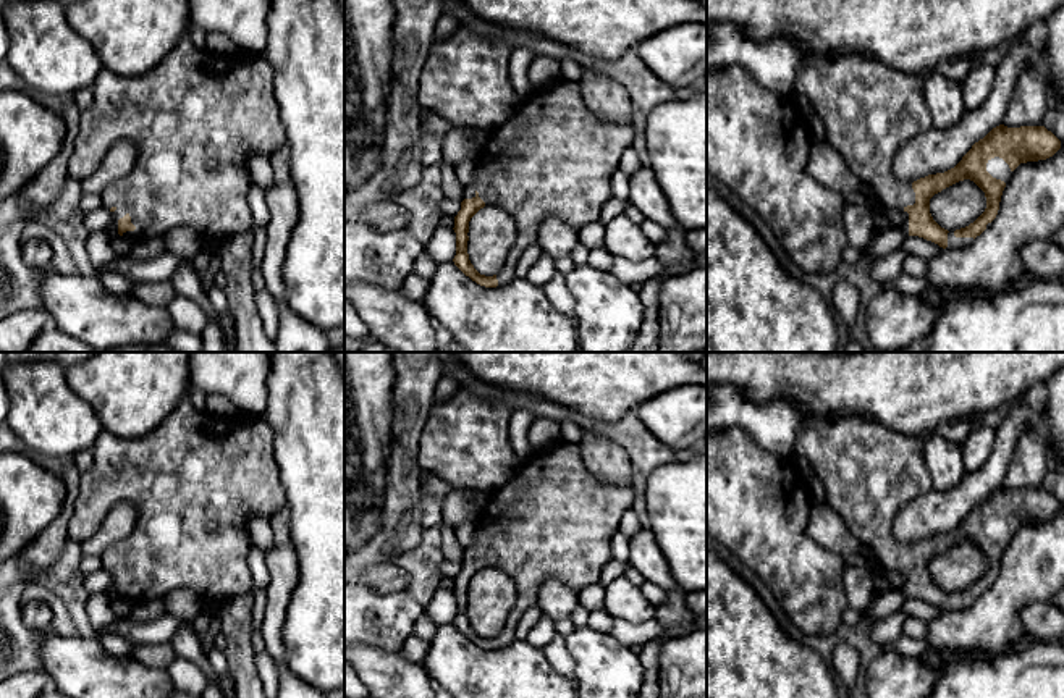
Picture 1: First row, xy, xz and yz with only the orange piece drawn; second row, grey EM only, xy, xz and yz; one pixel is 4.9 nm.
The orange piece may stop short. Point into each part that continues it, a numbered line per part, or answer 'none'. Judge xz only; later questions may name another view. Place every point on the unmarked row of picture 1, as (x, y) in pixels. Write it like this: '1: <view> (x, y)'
1: xz (553, 519)

